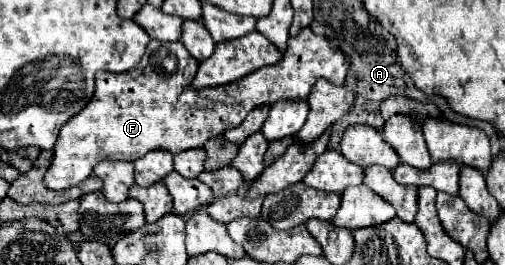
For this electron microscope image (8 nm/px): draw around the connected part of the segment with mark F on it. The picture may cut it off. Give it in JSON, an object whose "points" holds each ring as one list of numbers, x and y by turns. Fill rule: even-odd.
{"points":[[303,27,297,37,289,37,287,51,281,61,269,67,261,67,253,75,247,75,245,79,239,79,237,83,229,83,227,87,221,85,221,87,205,89,205,91,193,89,193,75,197,73,197,67,199,63,189,55,189,51,185,49,181,41,171,41,171,43,151,41,137,69,127,71,127,73,117,73,117,75,113,75,111,71,109,73,99,71,95,95,85,107,85,111,77,113,77,117,73,117,69,123,65,123,65,127,61,127,59,139,53,147,55,151,53,163,45,173,45,185,49,189,73,187,81,183,83,179,87,179,93,173,93,167,105,159,137,161,139,157,143,157,145,153,153,149,167,149,175,155,185,149,203,147,207,139,217,137,225,133,227,129,241,125,247,113,263,103,275,103,281,99,307,99,313,83,319,77,325,77,335,85,343,85,349,61,339,49,335,49,329,43,329,39,325,39,325,35,315,35,311,27]]}

